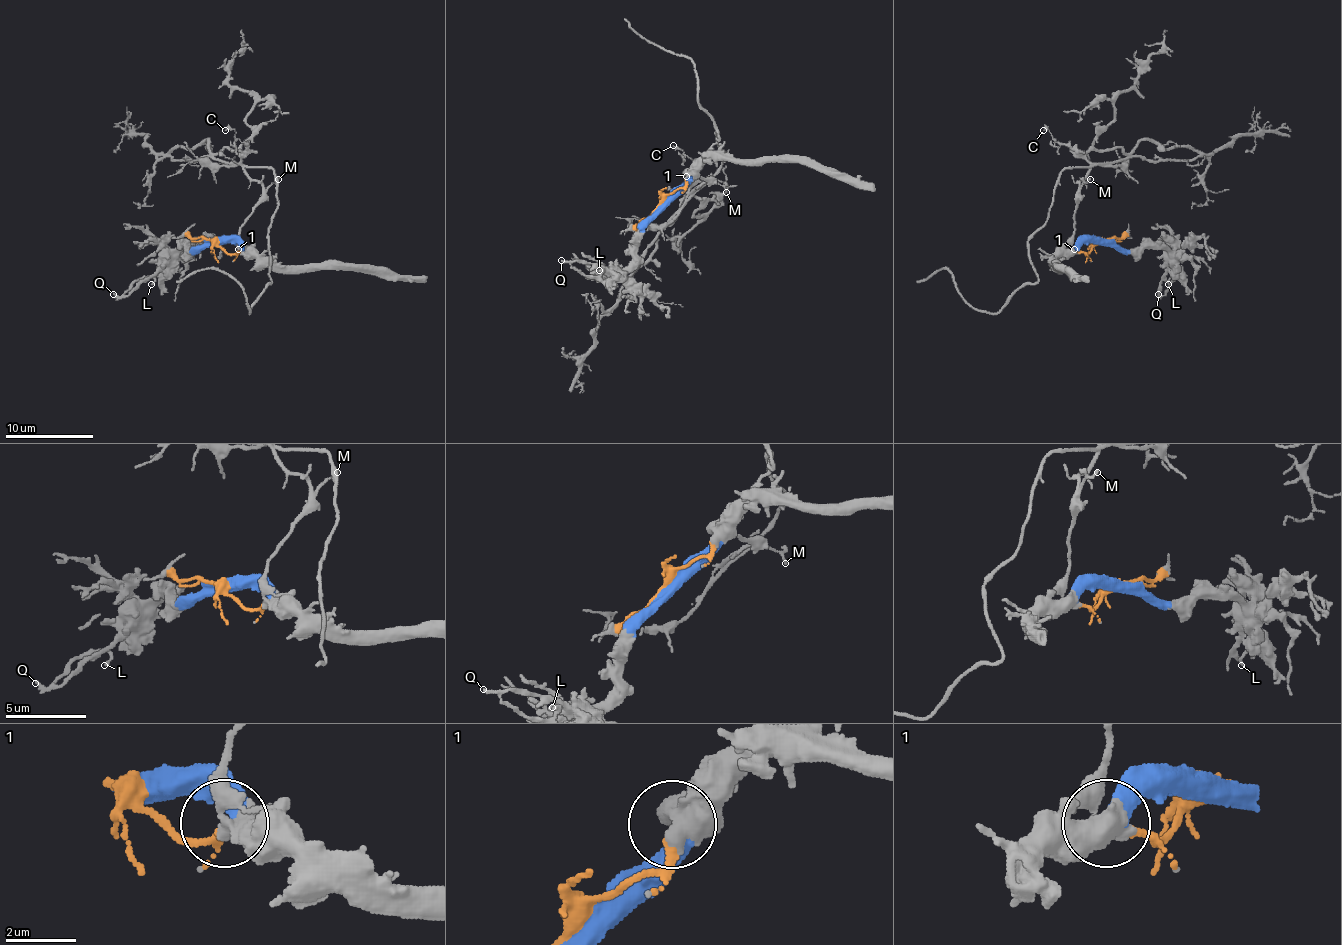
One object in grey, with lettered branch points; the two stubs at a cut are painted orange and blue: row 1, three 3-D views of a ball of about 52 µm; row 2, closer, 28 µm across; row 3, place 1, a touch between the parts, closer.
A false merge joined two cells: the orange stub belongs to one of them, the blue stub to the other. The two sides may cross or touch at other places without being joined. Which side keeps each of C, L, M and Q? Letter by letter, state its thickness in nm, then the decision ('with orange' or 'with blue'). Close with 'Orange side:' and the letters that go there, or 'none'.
C: calibre 200 nm; with orange
L: calibre 160 nm; with blue
M: calibre 100 nm; with orange
Q: calibre 160 nm; with blue
Orange side: C, M

